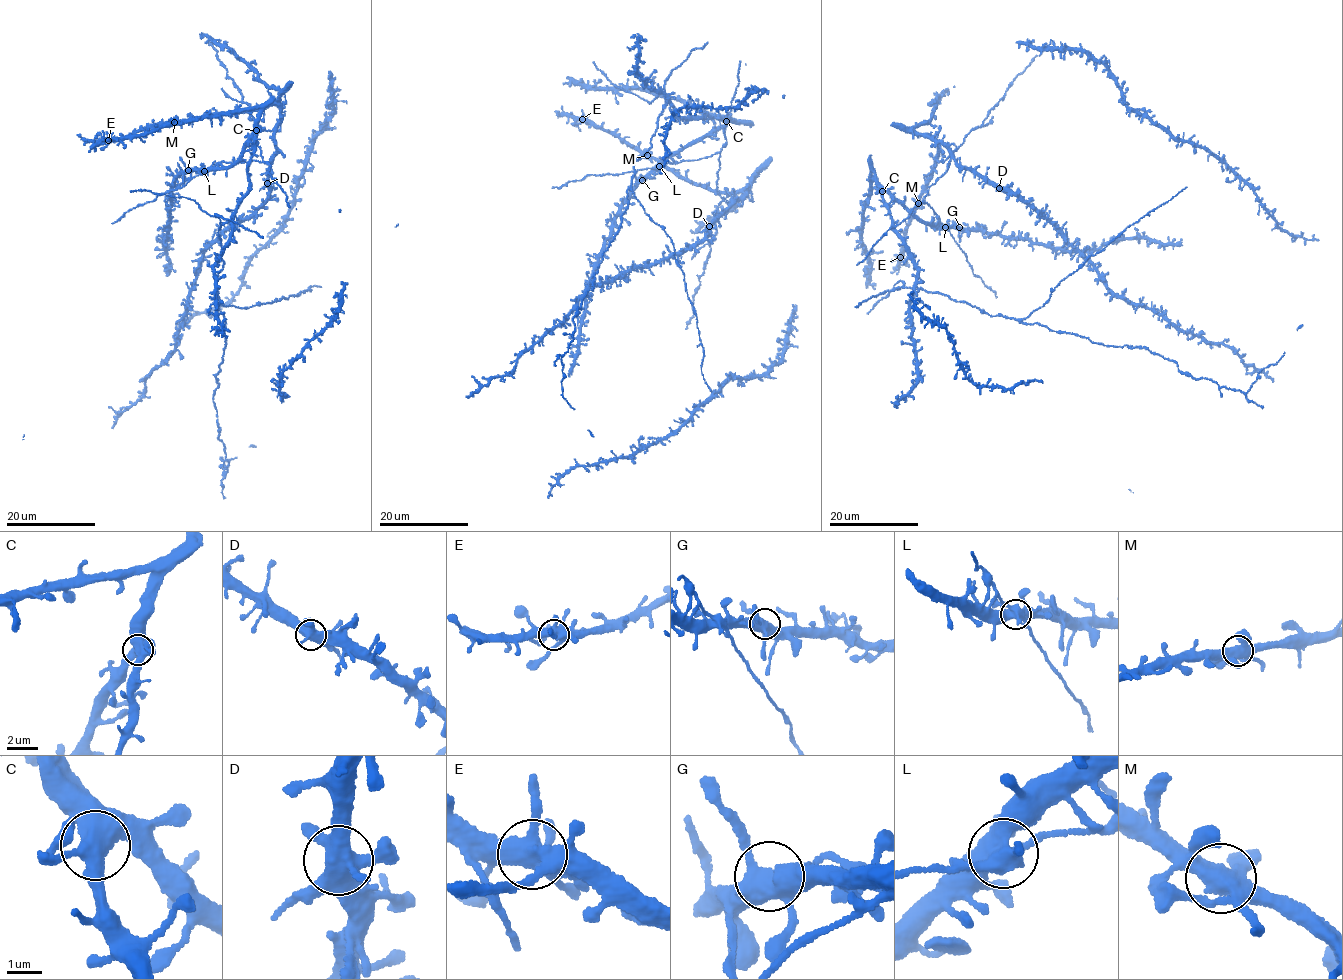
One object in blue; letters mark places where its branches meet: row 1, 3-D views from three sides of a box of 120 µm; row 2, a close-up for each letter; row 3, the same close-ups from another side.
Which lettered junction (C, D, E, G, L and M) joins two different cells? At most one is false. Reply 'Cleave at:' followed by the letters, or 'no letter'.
Cleave at: no letter

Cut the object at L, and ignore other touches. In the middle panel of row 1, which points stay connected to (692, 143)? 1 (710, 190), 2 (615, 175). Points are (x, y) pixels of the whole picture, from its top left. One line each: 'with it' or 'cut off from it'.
1: with it
2: cut off from it

